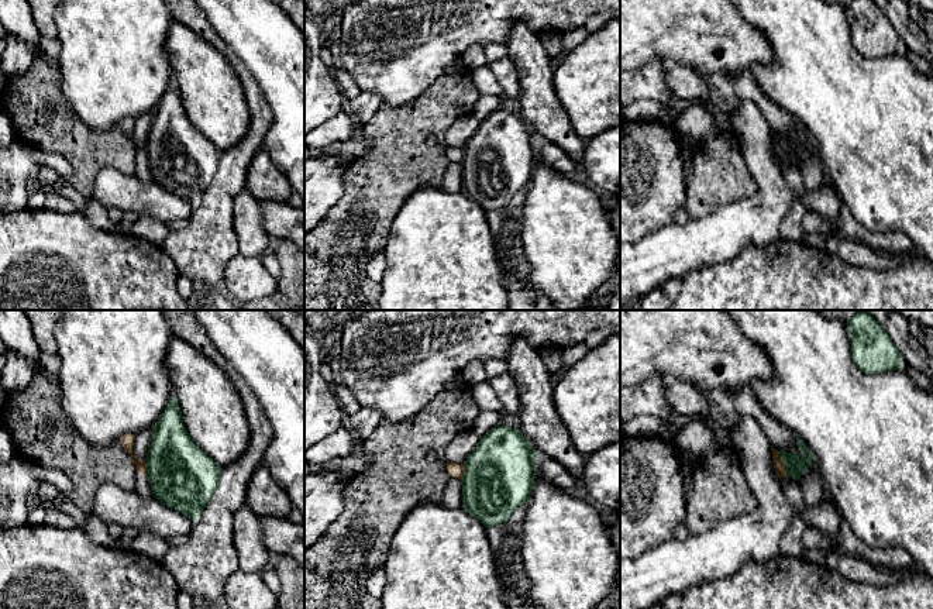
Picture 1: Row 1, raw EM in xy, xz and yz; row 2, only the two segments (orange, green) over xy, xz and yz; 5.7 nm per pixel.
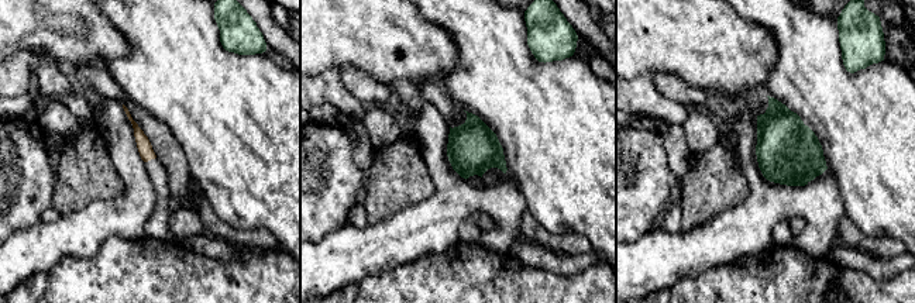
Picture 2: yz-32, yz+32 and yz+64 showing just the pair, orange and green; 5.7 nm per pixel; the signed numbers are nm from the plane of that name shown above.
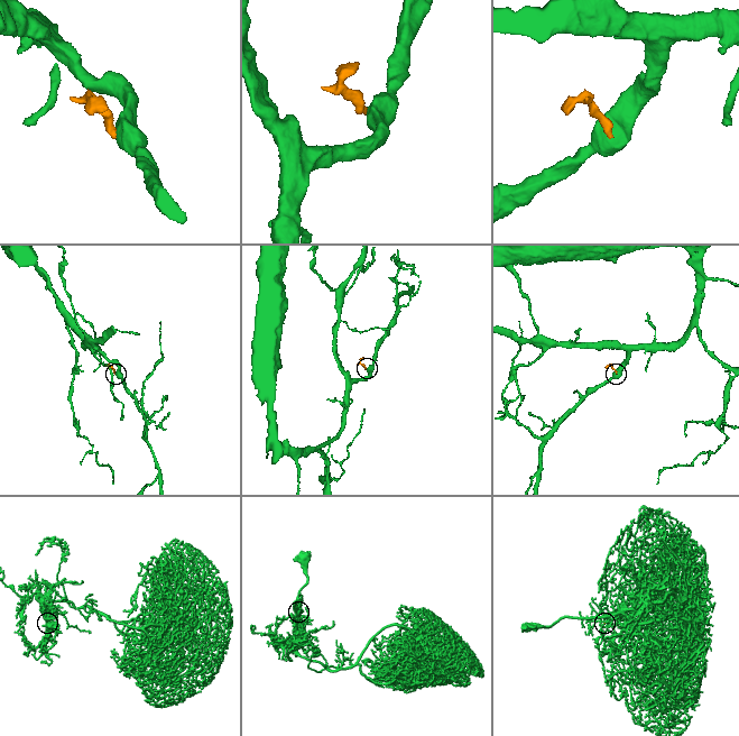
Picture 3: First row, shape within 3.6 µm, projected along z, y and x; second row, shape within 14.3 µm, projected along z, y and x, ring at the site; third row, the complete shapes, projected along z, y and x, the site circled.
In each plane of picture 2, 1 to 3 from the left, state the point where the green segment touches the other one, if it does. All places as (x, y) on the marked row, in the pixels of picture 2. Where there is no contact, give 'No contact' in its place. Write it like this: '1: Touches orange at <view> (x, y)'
1: No contact
2: No contact
3: No contact

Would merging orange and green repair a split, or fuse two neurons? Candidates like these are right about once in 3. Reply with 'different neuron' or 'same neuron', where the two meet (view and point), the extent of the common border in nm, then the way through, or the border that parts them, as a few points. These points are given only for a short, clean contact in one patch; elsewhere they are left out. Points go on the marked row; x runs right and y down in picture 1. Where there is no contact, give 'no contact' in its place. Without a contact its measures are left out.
different neuron; meets orange in yz at (782, 464); contact 160 nm long; border along yz (777, 451), (787, 475)

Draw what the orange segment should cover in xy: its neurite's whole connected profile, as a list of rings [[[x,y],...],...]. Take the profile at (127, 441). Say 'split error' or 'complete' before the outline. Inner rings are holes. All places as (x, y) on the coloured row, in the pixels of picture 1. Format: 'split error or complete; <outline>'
split error; [[[125,434],[120,440],[120,445],[130,454],[132,464],[137,469],[134,491],[141,498],[148,499],[148,498],[152,498],[154,495],[152,495],[152,489],[149,486],[149,481],[148,481],[148,476],[147,476],[147,464],[145,464],[145,461],[140,461],[134,457],[134,454],[132,454],[134,440],[135,440],[135,436]]]

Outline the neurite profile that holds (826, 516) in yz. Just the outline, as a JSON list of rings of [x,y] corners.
[[[826,496],[817,506],[805,506],[799,515],[806,527],[817,529],[827,537],[837,540],[837,533],[844,519],[839,506],[830,496]]]

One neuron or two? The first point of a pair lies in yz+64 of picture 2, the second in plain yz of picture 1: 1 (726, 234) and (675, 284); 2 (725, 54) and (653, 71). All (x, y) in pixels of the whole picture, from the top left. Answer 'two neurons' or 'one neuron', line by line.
1: two neurons
2: two neurons

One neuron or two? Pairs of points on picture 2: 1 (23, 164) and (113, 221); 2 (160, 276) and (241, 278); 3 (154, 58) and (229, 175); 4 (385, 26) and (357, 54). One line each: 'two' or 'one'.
1: two
2: one
3: one
4: one

